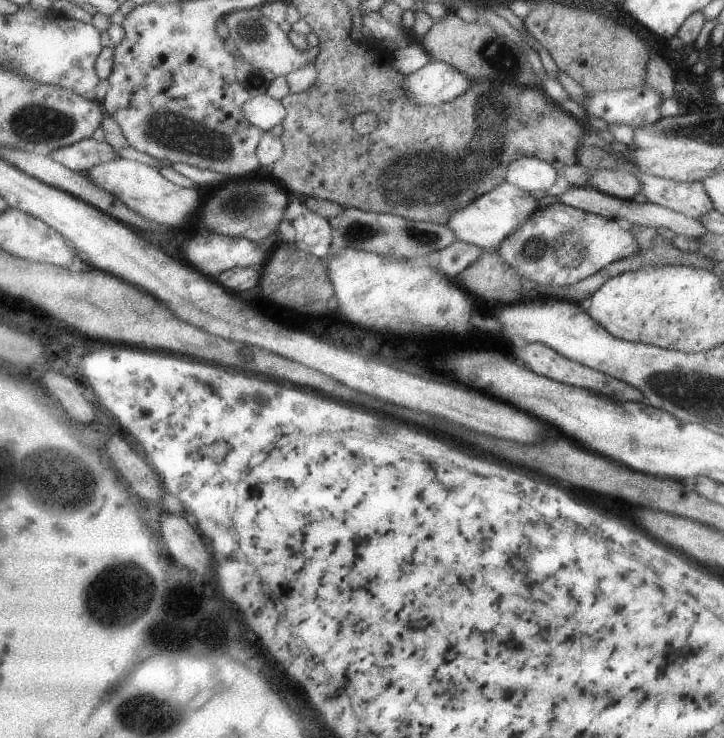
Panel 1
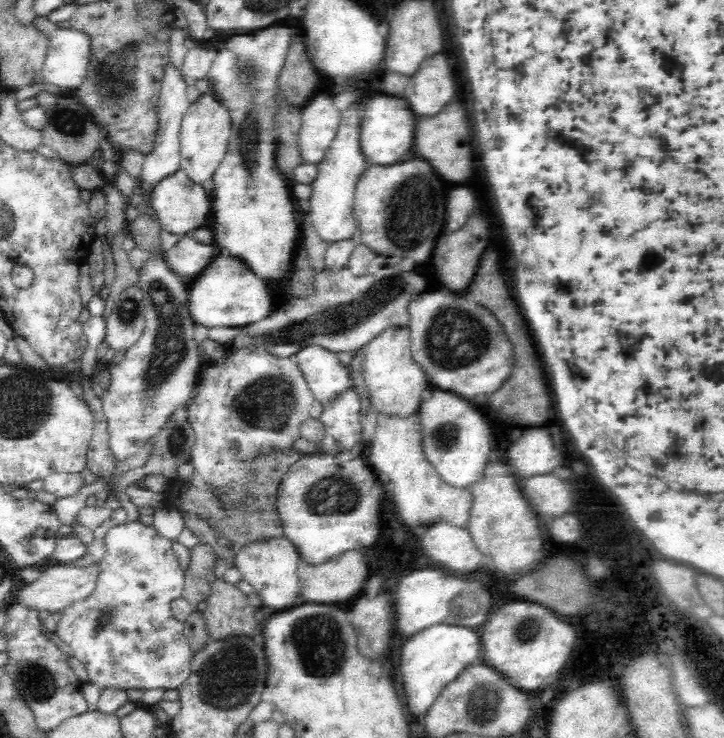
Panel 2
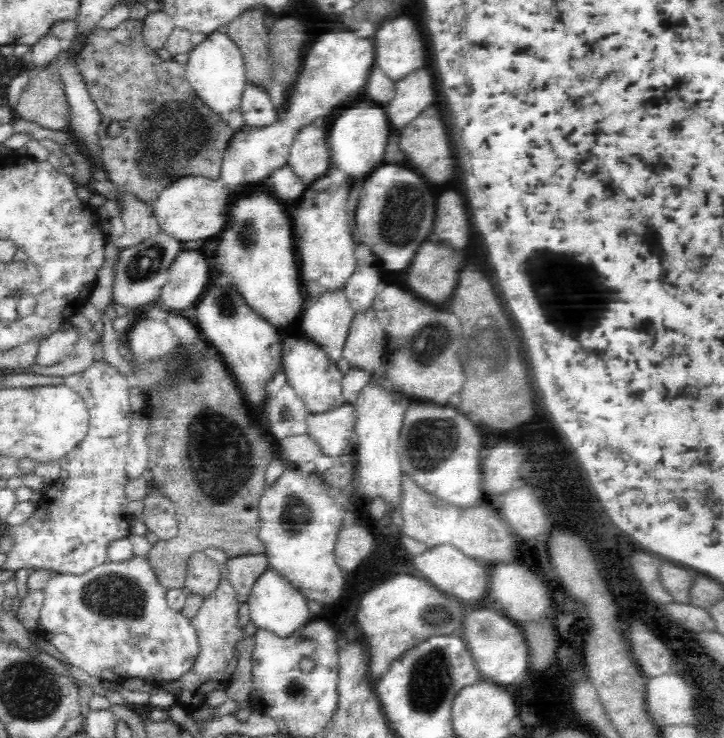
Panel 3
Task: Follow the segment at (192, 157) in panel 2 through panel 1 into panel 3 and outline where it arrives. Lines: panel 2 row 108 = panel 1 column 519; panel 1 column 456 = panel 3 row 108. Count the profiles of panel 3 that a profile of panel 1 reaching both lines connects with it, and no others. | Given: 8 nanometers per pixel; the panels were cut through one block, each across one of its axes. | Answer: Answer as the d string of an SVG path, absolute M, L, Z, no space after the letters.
M217 30L206 35L206 39L200 44L193 45L188 53L188 62L186 64L185 77L192 84L195 93L200 97L213 111L218 114L229 114L232 109L238 108L242 91L244 88L245 68L243 65L243 56L227 33Z

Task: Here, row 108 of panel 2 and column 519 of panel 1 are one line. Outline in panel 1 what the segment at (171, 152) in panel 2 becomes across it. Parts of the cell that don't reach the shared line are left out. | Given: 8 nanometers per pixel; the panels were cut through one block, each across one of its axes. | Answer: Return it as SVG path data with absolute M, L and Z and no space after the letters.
M519 157L509 165L506 180L521 190L548 189L557 180L555 169L537 157Z

